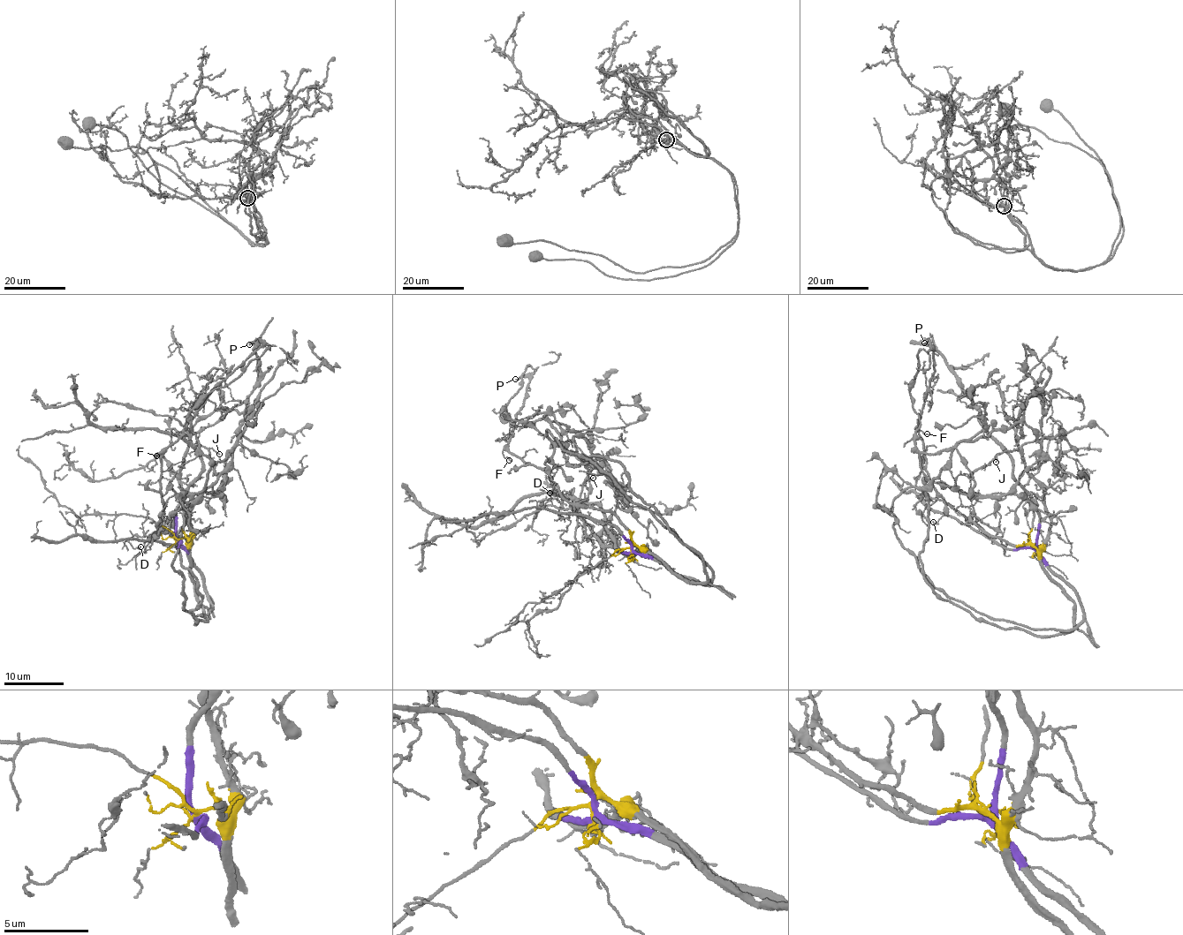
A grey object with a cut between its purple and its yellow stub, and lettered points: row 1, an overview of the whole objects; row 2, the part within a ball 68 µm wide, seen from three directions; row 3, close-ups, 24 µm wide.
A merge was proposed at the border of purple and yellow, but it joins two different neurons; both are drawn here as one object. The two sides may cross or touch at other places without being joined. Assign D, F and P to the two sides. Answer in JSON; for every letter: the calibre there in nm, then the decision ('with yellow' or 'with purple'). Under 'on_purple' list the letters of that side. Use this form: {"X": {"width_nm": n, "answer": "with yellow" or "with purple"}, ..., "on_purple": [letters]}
{"D": {"width_nm": 80, "answer": "with purple"}, "F": {"width_nm": 140, "answer": "with yellow"}, "P": {"width_nm": 120, "answer": "with yellow"}, "on_purple": ["D"]}

